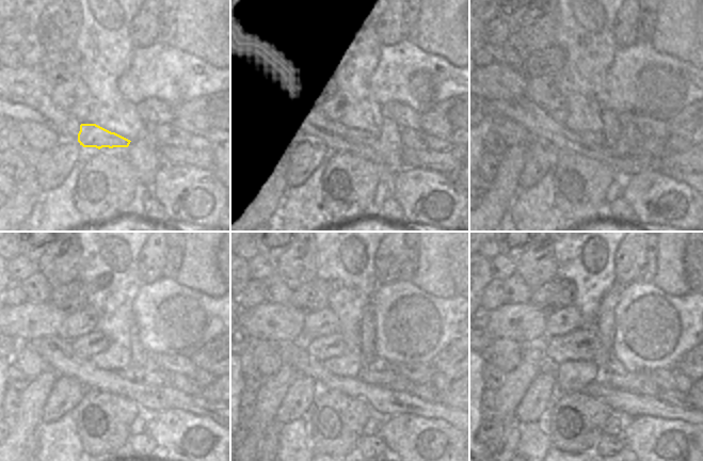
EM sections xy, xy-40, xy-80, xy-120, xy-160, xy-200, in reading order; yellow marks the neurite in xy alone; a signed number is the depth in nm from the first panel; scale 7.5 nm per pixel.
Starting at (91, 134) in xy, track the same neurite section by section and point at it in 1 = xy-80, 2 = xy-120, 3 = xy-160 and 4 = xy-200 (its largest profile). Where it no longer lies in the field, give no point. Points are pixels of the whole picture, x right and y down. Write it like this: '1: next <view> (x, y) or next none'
1: next xy-80 (588, 139)
2: next xy-120 (129, 374)
3: next xy-160 (380, 376)
4: next xy-200 (639, 382)

